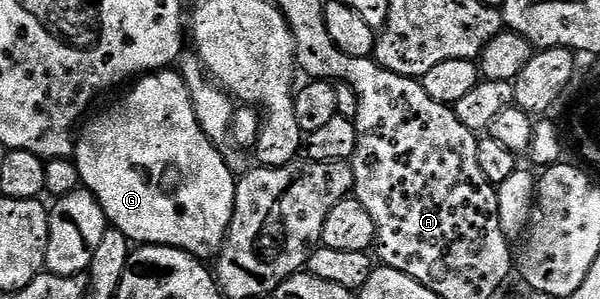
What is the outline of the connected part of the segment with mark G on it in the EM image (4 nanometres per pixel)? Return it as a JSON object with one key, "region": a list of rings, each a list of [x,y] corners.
{"region":[[[175,72],[146,74],[126,90],[128,93],[116,105],[95,118],[92,116],[74,142],[73,160],[82,188],[99,200],[108,222],[121,230],[128,242],[140,246],[168,245],[170,249],[183,249],[193,257],[207,259],[210,253],[218,254],[228,240],[235,214],[237,177],[219,154],[220,146],[199,126],[188,78]]]}

